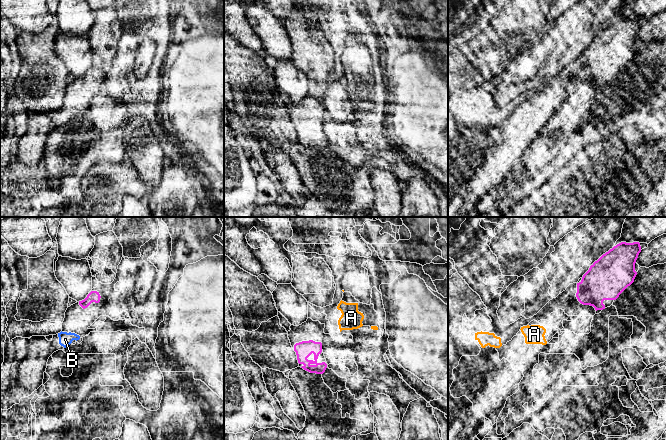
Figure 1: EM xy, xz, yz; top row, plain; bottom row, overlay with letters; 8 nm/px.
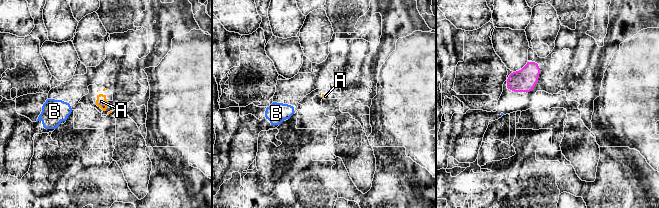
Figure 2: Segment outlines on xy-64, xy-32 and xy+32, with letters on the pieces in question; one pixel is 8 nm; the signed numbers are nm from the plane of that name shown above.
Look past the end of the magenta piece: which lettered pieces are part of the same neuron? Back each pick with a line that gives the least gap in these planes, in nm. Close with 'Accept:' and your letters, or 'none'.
B: gap 220 nm
Accept: B

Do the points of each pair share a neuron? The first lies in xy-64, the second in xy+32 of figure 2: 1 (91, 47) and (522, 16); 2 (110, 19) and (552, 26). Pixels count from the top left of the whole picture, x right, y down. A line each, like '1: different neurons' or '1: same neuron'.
1: different neurons
2: different neurons

